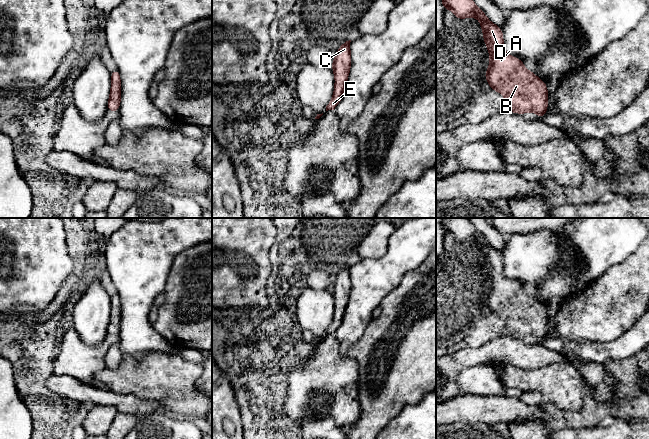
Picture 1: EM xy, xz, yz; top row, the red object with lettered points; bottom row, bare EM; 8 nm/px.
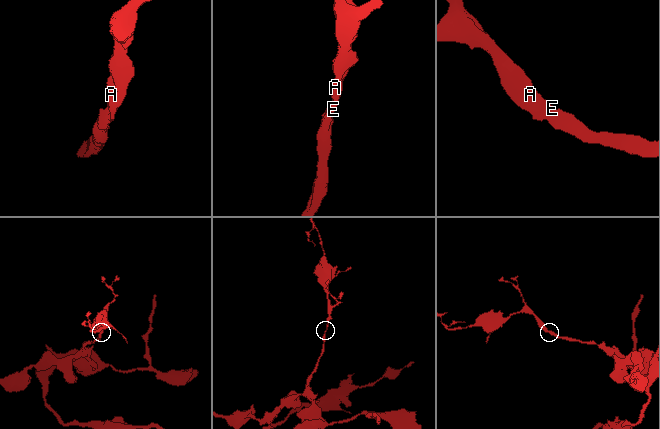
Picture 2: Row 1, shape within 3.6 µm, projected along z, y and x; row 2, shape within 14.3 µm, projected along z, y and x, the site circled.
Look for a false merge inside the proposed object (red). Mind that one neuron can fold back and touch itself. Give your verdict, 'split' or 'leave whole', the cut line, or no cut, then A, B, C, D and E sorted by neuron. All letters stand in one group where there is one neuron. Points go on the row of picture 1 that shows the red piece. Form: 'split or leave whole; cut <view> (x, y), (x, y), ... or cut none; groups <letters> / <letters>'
leave whole; cut none; groups A B C D E

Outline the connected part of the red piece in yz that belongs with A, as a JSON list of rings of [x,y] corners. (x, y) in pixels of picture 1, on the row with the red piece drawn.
[[[441,0],[446,10],[451,9],[458,19],[475,17],[480,21],[482,38],[490,54],[486,78],[490,89],[505,97],[504,110],[523,115],[535,112],[539,118],[546,115],[548,90],[546,83],[528,71],[520,59],[504,51],[503,32],[488,20],[485,13],[472,0]]]

